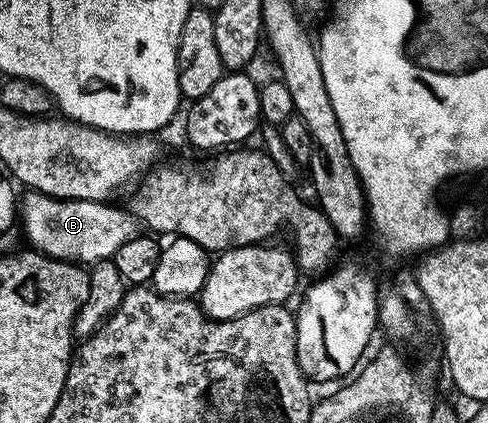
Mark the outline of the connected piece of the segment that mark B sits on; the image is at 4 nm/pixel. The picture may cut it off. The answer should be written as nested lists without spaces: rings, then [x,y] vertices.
[[[26,192],[19,201],[19,225],[25,228],[29,241],[34,250],[45,254],[46,257],[55,257],[58,261],[74,263],[96,263],[108,261],[131,239],[139,236],[139,222],[128,208],[116,209],[116,204],[104,201],[61,201],[57,197],[48,197],[46,193]]]

